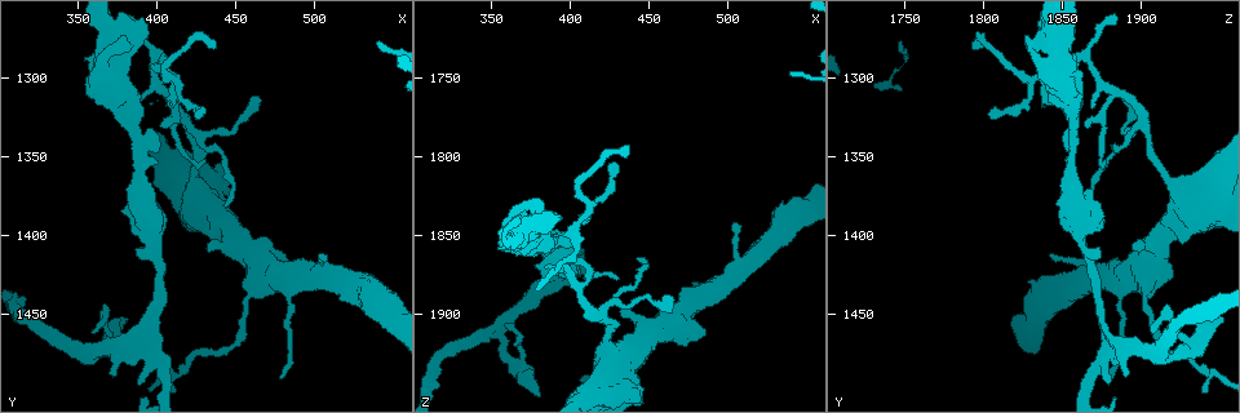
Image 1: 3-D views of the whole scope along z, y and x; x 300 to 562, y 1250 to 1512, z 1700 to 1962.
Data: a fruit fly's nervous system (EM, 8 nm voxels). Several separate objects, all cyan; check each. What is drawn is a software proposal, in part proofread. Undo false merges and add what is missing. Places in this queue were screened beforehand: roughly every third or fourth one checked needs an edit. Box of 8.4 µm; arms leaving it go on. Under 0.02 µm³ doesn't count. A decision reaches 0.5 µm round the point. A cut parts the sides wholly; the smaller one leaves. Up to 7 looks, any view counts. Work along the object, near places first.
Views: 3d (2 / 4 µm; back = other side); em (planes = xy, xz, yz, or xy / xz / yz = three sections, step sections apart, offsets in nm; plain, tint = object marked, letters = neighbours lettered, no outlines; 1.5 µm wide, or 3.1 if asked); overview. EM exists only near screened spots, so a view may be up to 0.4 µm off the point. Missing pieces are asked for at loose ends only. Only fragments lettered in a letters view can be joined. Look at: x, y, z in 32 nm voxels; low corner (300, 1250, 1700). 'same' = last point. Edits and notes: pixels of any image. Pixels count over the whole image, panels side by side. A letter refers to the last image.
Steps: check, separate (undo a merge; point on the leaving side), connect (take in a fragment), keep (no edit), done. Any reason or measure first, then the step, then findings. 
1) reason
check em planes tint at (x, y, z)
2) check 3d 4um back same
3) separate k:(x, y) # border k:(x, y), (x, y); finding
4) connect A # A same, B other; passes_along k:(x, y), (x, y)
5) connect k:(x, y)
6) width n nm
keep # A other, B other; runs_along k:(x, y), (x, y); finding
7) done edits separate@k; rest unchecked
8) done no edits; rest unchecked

tapers out
check 3d 4um at (478, 1492, 1882)

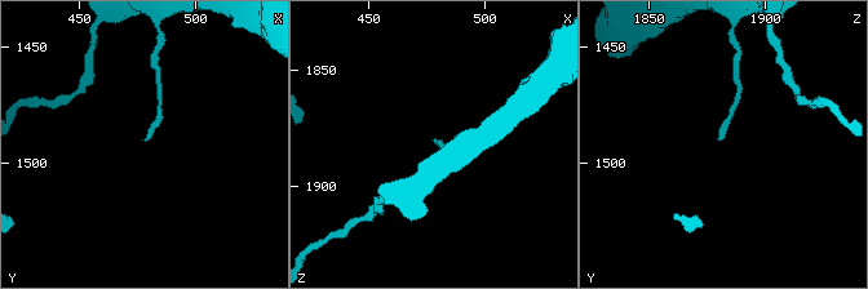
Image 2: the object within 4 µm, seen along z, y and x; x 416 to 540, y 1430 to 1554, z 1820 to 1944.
shape alone is not enough
check em yz step 4 tint at (478, 1490, 1880)

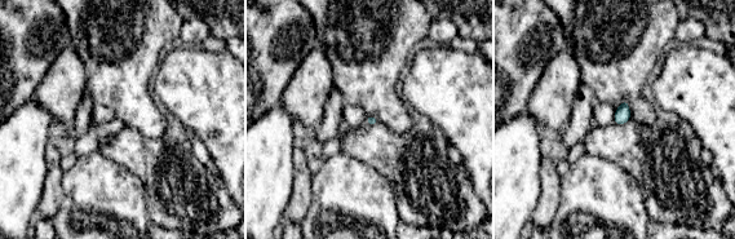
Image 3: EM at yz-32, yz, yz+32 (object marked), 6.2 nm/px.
what lies round it
check em yz step 4 letters same

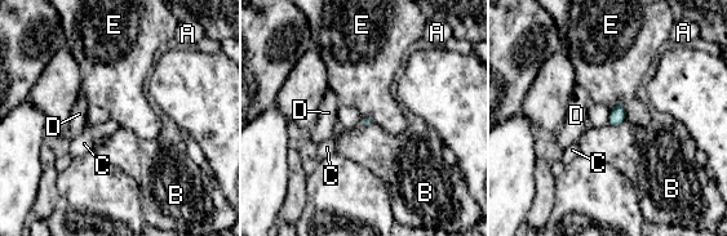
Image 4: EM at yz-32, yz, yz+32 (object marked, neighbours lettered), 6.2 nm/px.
connect C # A other, B other, C same, D other, E other; it goes on there

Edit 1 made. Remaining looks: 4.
redraw
check overview

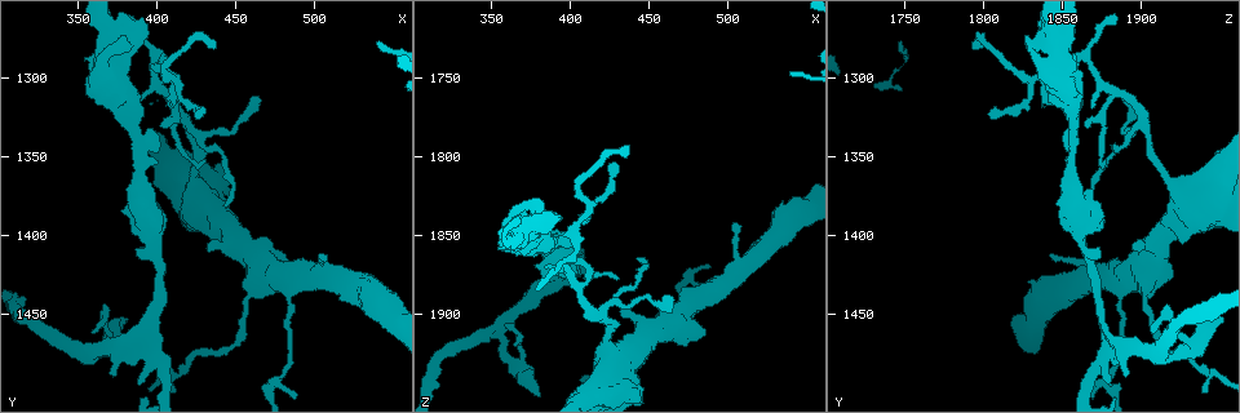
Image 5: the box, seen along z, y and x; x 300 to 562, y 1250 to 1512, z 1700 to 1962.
calibre changes
check 3d 4um at (398, 1404, 1860)

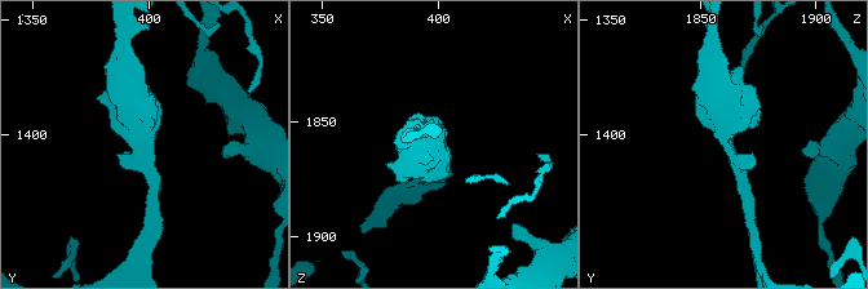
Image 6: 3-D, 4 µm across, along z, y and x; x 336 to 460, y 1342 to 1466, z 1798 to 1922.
arm_widths 190, 440 nm
check em planes letters at (398, 1402, 1861)

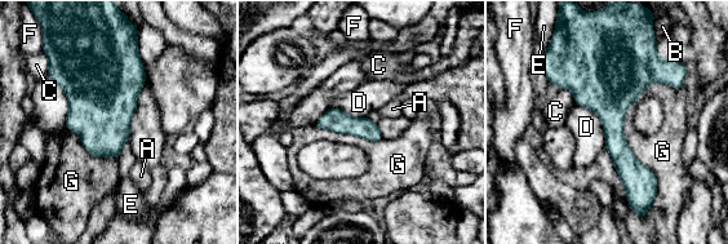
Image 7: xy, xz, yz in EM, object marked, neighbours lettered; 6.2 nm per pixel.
longest_contact G 750 nm
keep # A other, B other, C other, D other, E other, F other, G other; all the same cell

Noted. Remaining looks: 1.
thin end
check em planes letters at (408, 1316, 1840)

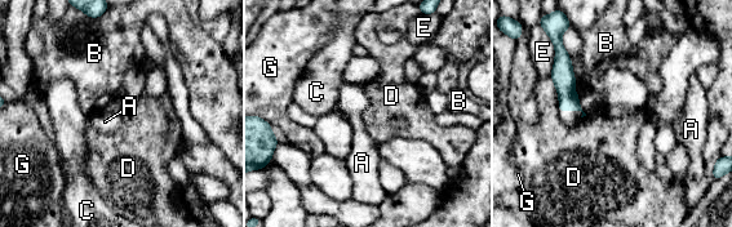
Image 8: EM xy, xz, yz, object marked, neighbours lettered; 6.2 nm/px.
longest_contact E 300 nm
keep # A other, B other, C other, D other, E other, G other; runs_along 8:(558, 39), (566, 93), (576, 107); none of them fits

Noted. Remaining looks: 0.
done edits connect@4; rest unchecked

